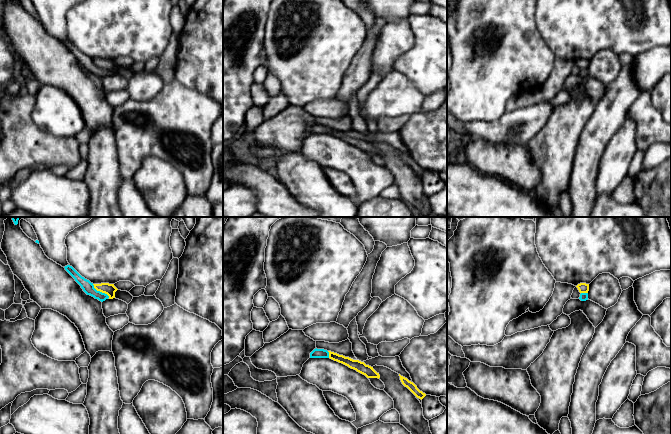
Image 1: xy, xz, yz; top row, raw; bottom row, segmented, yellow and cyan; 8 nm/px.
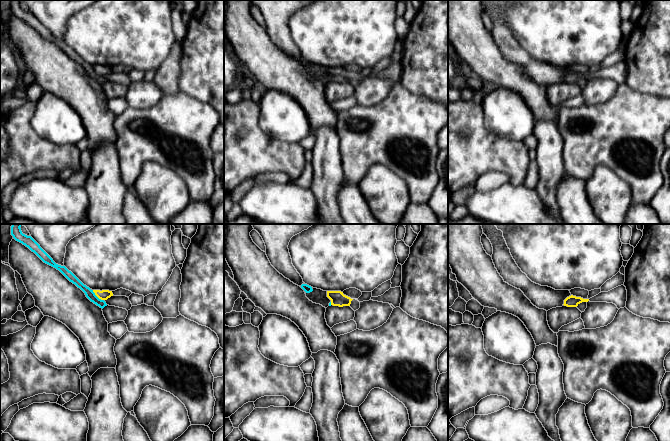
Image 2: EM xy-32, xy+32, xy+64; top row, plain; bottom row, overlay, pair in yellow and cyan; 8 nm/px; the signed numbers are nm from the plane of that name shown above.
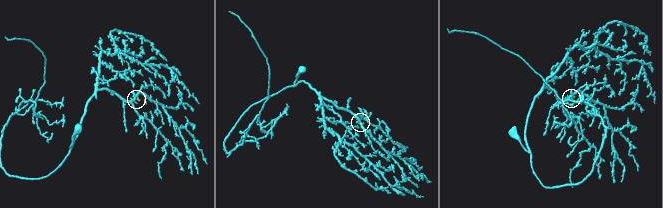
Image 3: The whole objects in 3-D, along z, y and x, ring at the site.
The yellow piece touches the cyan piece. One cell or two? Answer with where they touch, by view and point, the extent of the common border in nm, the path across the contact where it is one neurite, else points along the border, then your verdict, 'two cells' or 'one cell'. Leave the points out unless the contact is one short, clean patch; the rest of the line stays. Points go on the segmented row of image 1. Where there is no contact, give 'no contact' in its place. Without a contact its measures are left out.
meets yellow in xy at (100, 291); contact 180 nm long; runs through xy (109, 289), (100, 291), (88, 287); one cell

